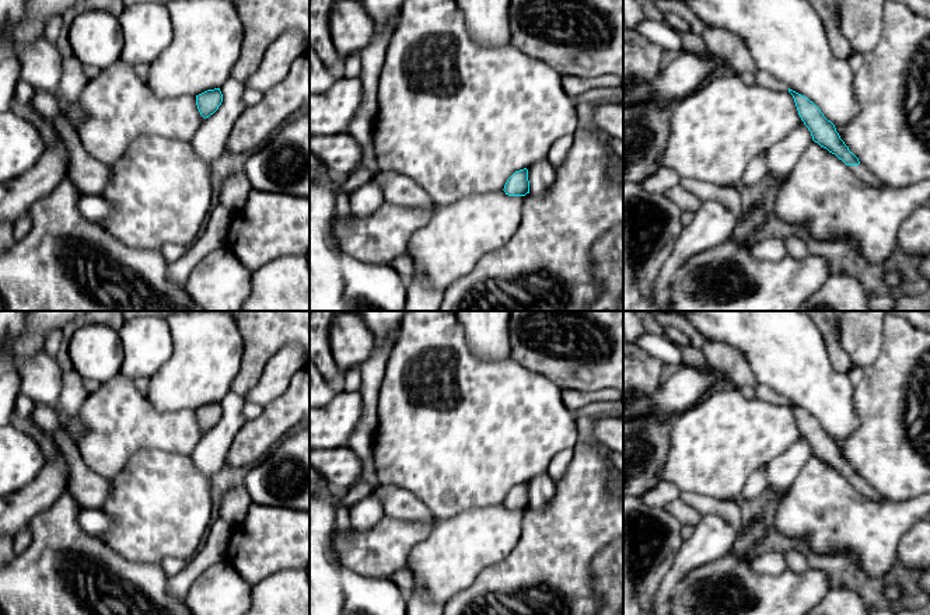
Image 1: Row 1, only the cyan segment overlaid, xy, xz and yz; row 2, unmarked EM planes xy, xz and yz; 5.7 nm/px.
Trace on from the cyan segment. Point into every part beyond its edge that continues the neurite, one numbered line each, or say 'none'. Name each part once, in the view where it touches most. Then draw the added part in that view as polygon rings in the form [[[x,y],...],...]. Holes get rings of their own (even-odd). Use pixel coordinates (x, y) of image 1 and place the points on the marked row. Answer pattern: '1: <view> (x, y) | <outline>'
1: yz (862, 171) | [[[859,164],[859,165],[847,165],[849,170],[859,177],[861,181],[864,181],[868,185],[873,186],[882,186],[882,181],[880,178],[877,178],[864,164]]]

